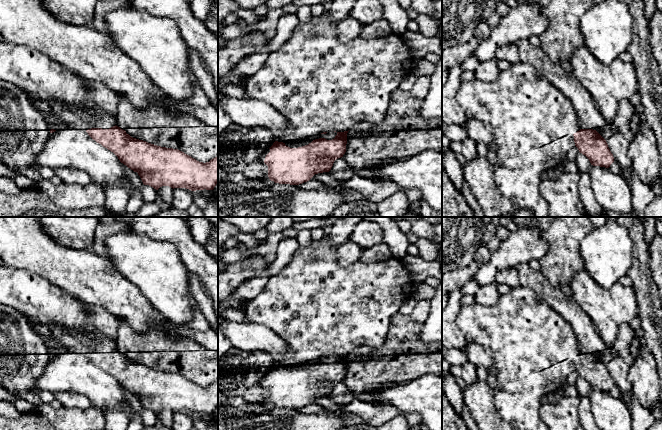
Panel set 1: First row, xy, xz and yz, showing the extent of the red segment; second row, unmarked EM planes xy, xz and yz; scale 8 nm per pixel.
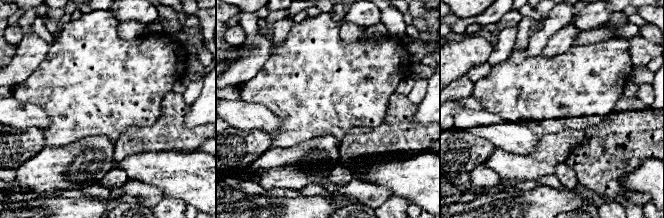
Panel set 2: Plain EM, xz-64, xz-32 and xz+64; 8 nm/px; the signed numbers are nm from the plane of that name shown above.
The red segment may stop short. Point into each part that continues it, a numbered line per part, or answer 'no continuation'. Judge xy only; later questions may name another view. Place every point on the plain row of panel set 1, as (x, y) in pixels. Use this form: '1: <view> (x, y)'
1: xy (86, 339)

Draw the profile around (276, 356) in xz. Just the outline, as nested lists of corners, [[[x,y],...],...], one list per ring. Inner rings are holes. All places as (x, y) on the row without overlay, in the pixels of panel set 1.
[[[223,320],[221,328],[235,349],[244,352],[256,350],[267,352],[274,364],[287,356],[284,339],[262,324]]]

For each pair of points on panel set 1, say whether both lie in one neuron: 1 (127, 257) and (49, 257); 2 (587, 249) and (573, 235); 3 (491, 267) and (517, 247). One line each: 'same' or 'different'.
1: different
2: different
3: same

